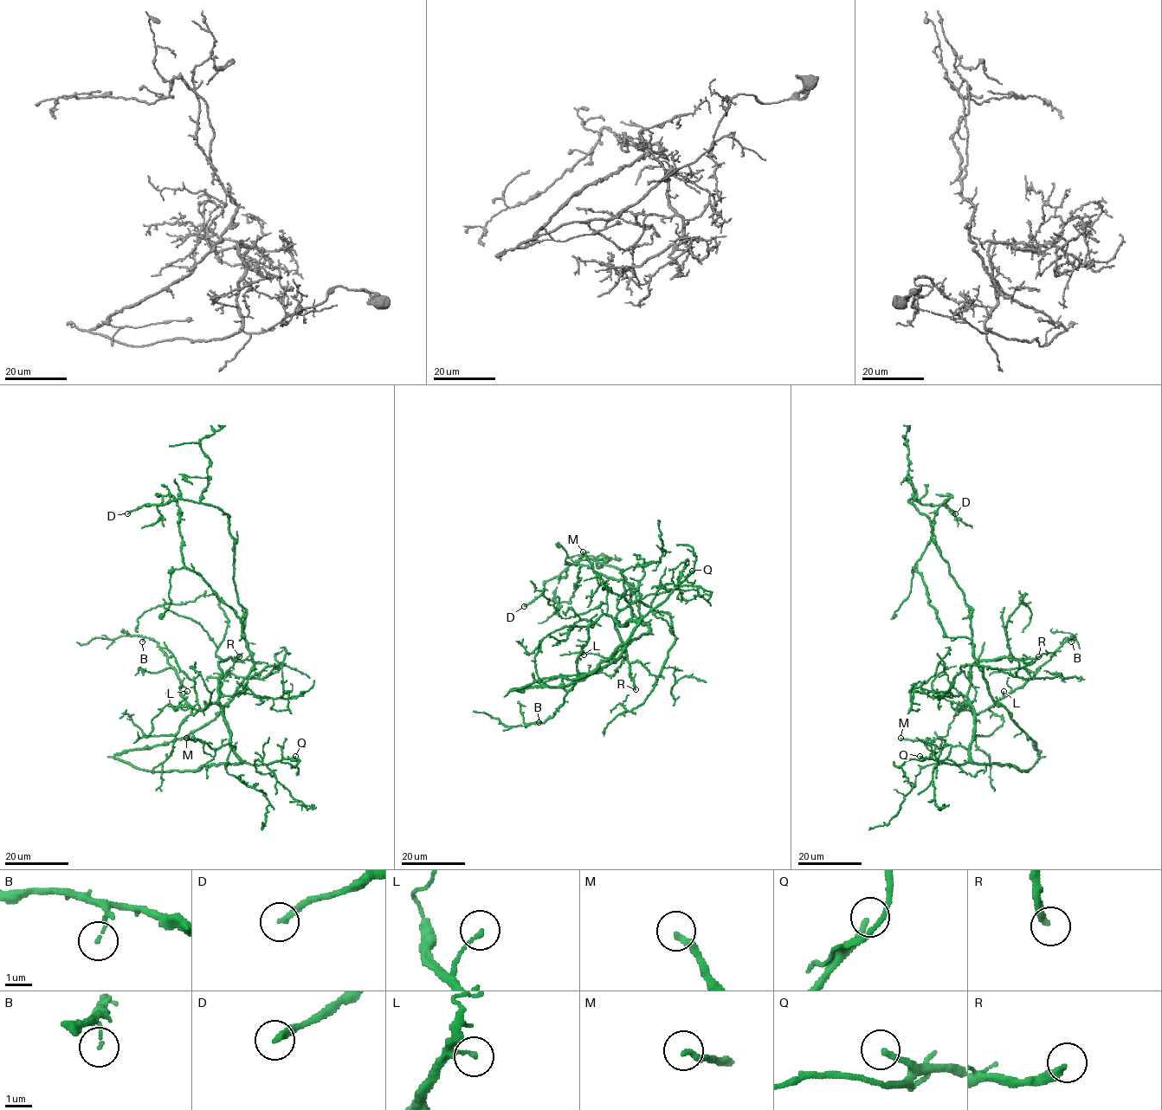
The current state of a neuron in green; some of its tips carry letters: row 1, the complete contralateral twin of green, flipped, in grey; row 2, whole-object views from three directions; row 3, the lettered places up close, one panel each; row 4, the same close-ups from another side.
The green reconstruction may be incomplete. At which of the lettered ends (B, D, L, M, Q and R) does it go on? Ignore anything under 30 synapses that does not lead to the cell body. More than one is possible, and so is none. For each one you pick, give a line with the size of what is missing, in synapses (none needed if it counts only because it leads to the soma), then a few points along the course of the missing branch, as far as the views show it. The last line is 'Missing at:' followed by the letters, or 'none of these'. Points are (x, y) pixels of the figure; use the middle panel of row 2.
D: 100 syn | (524, 606), (482, 645), (468, 648), (468, 681), (421, 693), (410, 700), (410, 710)
Q: 120 syn | (692, 571), (695, 563), (742, 520), (767, 517)
R: 80 syn | (635, 689), (643, 697), (642, 703), (617, 719), (577, 726), (565, 737), (551, 742), (539, 744), (527, 739)
Missing at: D, Q, R

